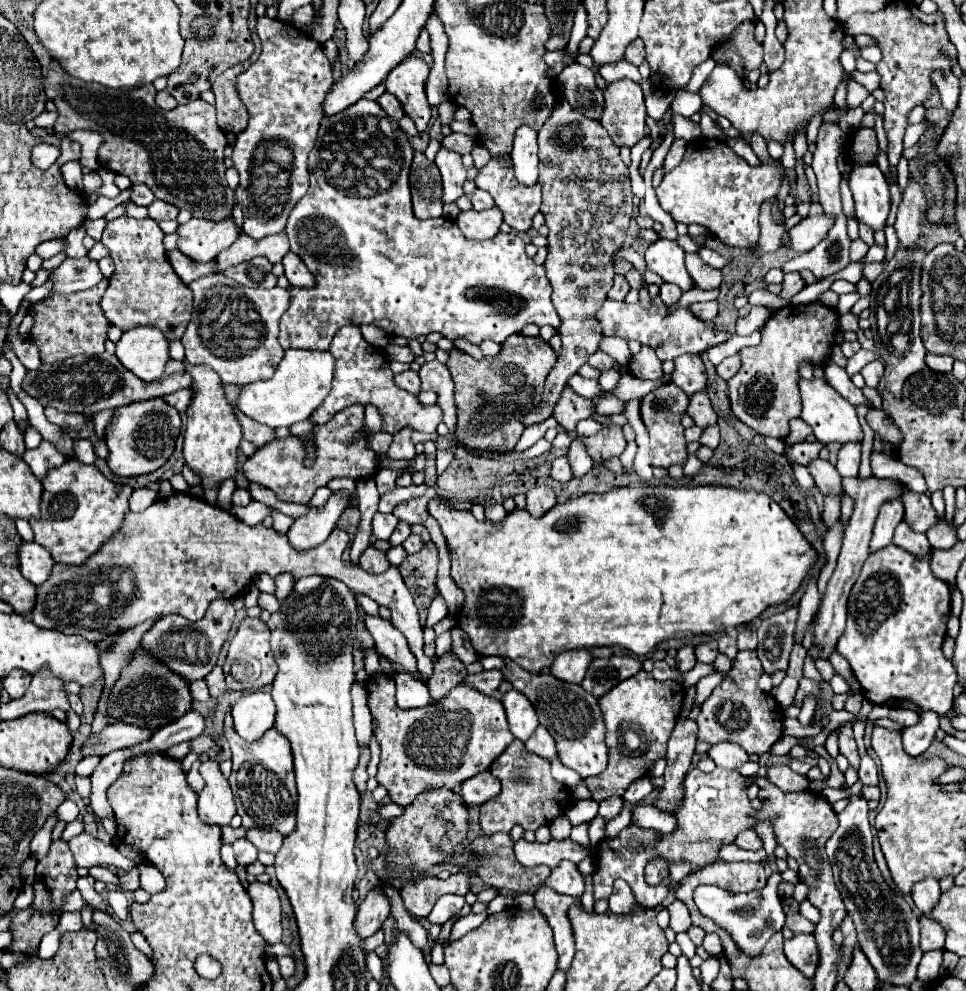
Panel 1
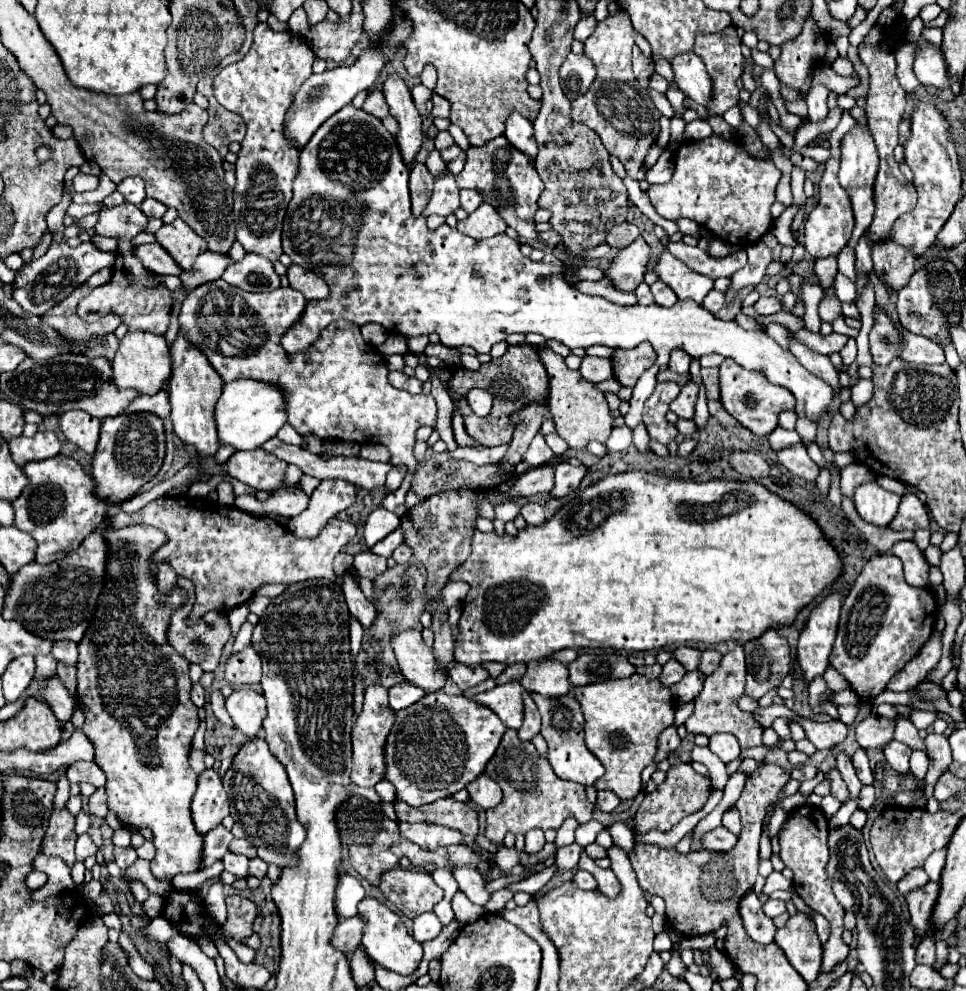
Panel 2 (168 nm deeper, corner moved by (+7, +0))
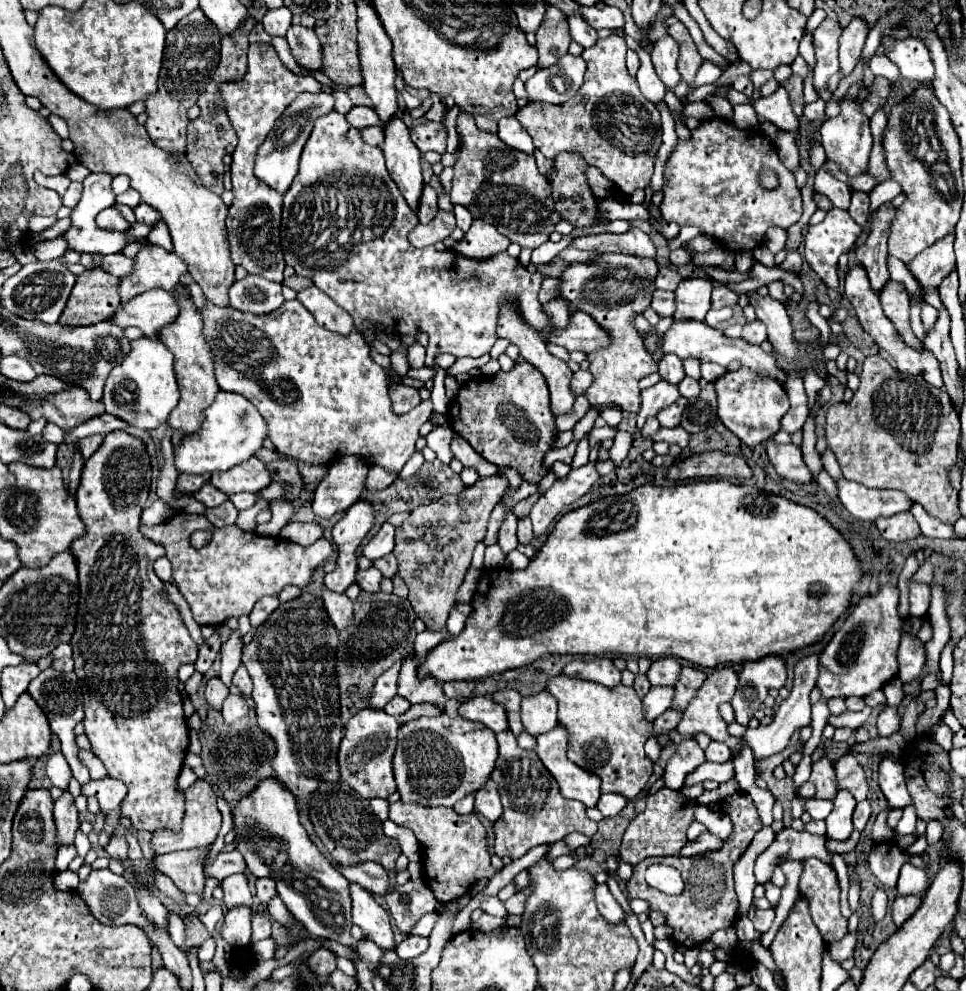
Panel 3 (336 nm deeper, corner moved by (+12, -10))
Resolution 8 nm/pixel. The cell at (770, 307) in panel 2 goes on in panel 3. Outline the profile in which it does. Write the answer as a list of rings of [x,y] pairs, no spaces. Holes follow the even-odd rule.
[[[761,320],[747,322],[747,324],[743,326],[741,338],[745,338],[745,340],[747,340],[747,342],[751,342],[751,344],[761,344],[761,342],[767,338],[767,332],[765,332],[763,322],[761,322]]]

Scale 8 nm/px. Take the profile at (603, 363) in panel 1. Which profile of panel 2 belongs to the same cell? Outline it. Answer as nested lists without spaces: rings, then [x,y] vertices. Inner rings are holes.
[[[584,356],[580,364],[580,374],[588,382],[602,382],[612,376],[612,362],[608,358],[594,358],[594,356]]]

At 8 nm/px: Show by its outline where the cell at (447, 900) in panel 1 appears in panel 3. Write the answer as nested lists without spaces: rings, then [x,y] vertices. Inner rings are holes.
[[[407,936],[407,938],[395,948],[395,952],[397,952],[399,958],[409,960],[409,958],[415,958],[415,956],[423,954],[423,952],[427,950],[427,946],[429,946],[429,938],[425,938],[425,936]]]

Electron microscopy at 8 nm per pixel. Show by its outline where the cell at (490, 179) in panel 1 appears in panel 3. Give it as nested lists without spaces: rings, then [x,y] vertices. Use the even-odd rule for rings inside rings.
[[[461,112],[457,118],[457,132],[461,134],[461,148],[459,158],[455,162],[455,176],[451,186],[451,202],[465,206],[473,218],[481,218],[489,224],[493,224],[499,232],[503,232],[511,242],[517,242],[521,248],[537,248],[549,240],[549,234],[553,232],[553,224],[559,222],[559,216],[555,212],[555,202],[551,198],[551,188],[545,176],[537,170],[535,156],[523,154],[519,150],[509,148],[499,140],[497,134],[483,132],[475,126],[475,120]]]

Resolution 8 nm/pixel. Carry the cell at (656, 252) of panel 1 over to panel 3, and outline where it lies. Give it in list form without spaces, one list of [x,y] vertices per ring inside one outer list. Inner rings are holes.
[[[683,278],[675,290],[677,310],[673,318],[693,318],[705,320],[711,306],[711,282],[705,278]]]

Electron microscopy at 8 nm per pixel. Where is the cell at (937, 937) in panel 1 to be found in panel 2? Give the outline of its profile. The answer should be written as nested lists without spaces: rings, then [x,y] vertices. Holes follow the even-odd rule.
[[[922,936],[920,944],[916,948],[916,962],[918,964],[926,964],[926,966],[934,966],[934,962],[936,962],[936,950],[934,950],[932,936]]]

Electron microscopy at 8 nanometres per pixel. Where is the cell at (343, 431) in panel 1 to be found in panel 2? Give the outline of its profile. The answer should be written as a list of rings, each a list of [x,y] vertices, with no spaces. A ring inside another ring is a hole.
[[[258,448],[256,452],[234,452],[226,462],[226,472],[254,490],[274,492],[282,488],[286,464]]]

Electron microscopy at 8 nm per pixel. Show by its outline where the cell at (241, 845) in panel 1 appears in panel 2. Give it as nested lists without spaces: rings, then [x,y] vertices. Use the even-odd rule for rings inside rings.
[[[226,852],[224,854],[224,870],[238,876],[238,878],[246,878],[248,876],[248,858]]]

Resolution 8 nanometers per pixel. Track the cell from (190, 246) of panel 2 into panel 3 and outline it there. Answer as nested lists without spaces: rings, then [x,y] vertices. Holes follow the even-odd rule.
[[[147,244],[135,256],[133,274],[123,278],[119,284],[121,300],[127,302],[151,288],[173,290],[175,286],[179,286],[177,282],[183,274],[187,274],[187,264],[183,262],[183,258],[161,246]]]

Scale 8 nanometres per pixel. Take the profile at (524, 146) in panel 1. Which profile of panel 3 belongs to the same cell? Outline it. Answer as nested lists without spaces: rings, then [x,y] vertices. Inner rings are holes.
[[[515,116],[511,118],[503,118],[499,122],[499,132],[497,136],[511,148],[515,150],[521,150],[525,154],[533,154],[535,152],[535,146],[531,142],[531,136],[527,134],[527,130],[515,120]]]

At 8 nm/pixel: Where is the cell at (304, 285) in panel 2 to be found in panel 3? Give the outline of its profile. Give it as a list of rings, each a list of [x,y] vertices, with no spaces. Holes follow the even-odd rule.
[[[317,286],[299,290],[297,300],[315,316],[319,326],[339,332],[339,334],[349,334],[351,330],[355,330],[351,316],[341,306],[337,306],[325,292],[321,292]]]

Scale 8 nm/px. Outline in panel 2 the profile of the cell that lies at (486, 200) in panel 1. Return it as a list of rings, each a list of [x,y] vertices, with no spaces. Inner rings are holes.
[[[460,190],[460,206],[470,214],[482,204],[480,194],[476,190]]]

